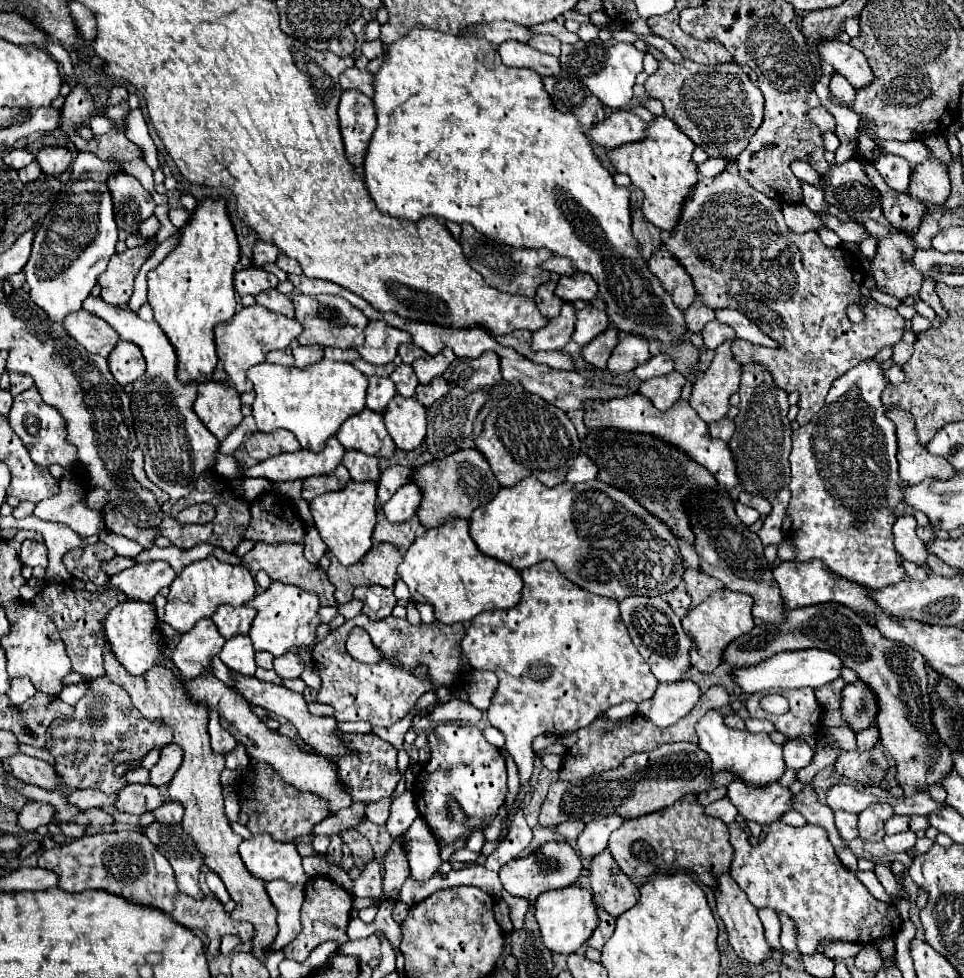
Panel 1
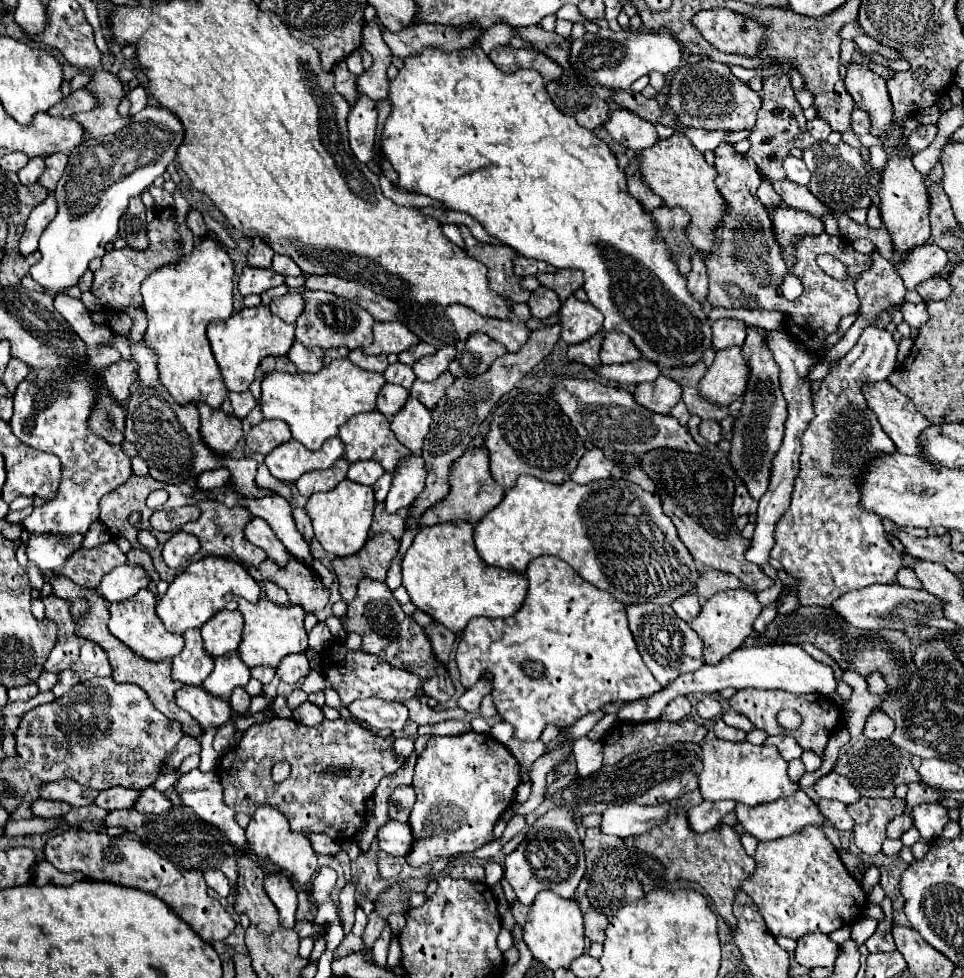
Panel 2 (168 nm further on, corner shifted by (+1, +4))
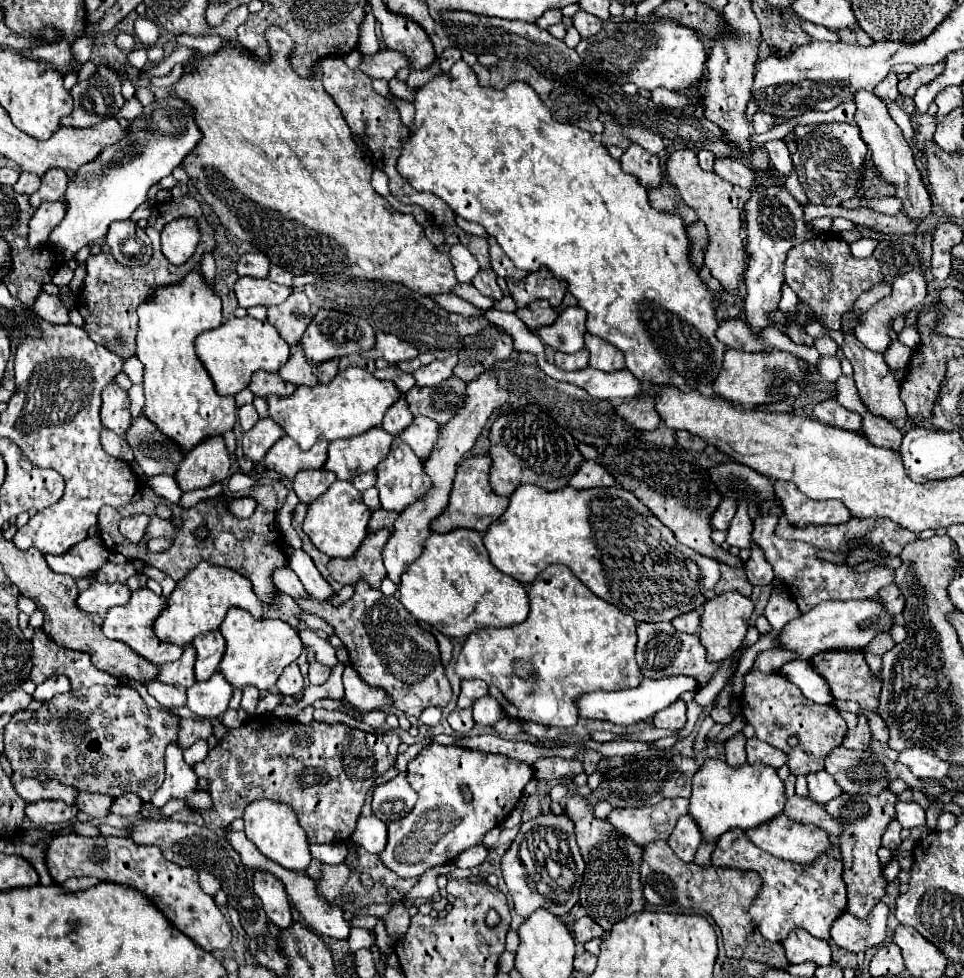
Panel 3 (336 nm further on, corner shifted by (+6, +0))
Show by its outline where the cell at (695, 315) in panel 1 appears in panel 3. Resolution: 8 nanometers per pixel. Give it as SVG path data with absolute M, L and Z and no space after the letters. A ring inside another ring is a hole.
M696 220L694 224L688 226L688 236L692 240L692 250L690 250L690 260L700 266L704 264L704 252L706 252L706 246L708 246L708 232L706 232L706 226L700 224L700 220Z

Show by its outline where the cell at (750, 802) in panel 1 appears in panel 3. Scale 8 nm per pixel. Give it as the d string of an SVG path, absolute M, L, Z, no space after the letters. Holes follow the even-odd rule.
M778 814L776 820L770 820L758 828L752 828L752 830L746 830L748 838L758 846L762 848L764 852L780 858L780 860L788 860L788 862L796 862L796 864L812 864L814 860L818 860L822 854L826 854L830 850L830 840L828 840L828 834L812 824L798 824L798 822L792 822L790 818L786 818L784 814Z

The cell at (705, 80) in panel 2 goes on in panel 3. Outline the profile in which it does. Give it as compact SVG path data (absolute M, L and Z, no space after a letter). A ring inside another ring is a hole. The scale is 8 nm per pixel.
M756 112L754 114L754 120L752 120L752 126L756 130L756 134L764 134L768 130L772 130L772 126L776 124L776 118L766 114L766 112Z

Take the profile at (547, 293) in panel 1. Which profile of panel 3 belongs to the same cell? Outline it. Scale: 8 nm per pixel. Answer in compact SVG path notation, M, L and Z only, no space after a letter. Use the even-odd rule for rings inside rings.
M536 300L536 302L528 304L526 308L516 310L516 316L534 332L546 324L552 324L558 314L546 300Z

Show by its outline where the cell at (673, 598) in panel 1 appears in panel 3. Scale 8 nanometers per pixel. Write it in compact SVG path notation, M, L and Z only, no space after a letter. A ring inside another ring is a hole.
M688 612L688 616L678 616L678 618L672 620L672 626L680 632L698 634L700 632L700 614L698 612Z

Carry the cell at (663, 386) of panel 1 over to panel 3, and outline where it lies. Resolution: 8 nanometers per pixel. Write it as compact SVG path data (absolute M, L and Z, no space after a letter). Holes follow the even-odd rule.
M634 398L634 400L626 400L616 408L618 416L634 430L646 432L646 430L654 430L660 424L660 416L654 408L654 400L652 398Z

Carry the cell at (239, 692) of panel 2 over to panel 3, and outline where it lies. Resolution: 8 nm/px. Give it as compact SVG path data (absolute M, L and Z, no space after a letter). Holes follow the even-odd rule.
M226 710L222 716L222 724L230 730L240 728L244 722L246 722L246 712L242 712L242 710Z

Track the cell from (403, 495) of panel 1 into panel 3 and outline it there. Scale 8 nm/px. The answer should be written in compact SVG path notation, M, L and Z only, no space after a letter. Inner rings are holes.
M398 438L392 442L388 458L384 462L380 462L376 468L376 486L380 492L382 508L402 512L406 506L418 502L432 488L432 480L424 472L424 462L418 456L414 456L414 452L410 452L410 448L406 444L402 444L402 440Z

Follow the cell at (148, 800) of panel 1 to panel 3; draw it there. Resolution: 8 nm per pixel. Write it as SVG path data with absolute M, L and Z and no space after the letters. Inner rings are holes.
M80 792L78 800L74 800L74 806L84 812L90 814L92 818L104 818L110 810L112 798L104 796L104 794L88 794L88 792Z

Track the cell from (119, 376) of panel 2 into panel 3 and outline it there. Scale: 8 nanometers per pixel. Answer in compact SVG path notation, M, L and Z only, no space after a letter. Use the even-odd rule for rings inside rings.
M114 382L108 384L102 392L100 418L102 418L102 426L106 430L112 430L114 434L118 434L120 438L124 438L126 430L132 424L128 394L122 388L118 388Z

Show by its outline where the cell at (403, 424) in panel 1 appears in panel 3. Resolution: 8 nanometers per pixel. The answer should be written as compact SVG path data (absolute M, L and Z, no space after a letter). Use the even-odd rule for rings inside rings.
M416 416L414 422L398 438L402 442L406 442L418 458L426 460L428 452L432 452L436 440L438 440L438 430L440 430L440 426L434 420L430 420L426 416Z

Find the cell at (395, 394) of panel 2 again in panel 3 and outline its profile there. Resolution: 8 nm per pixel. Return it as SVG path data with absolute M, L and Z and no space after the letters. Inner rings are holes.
M400 398L384 416L382 420L382 428L390 434L390 436L398 436L402 430L406 430L412 424L414 416L408 410L408 404L404 398Z

